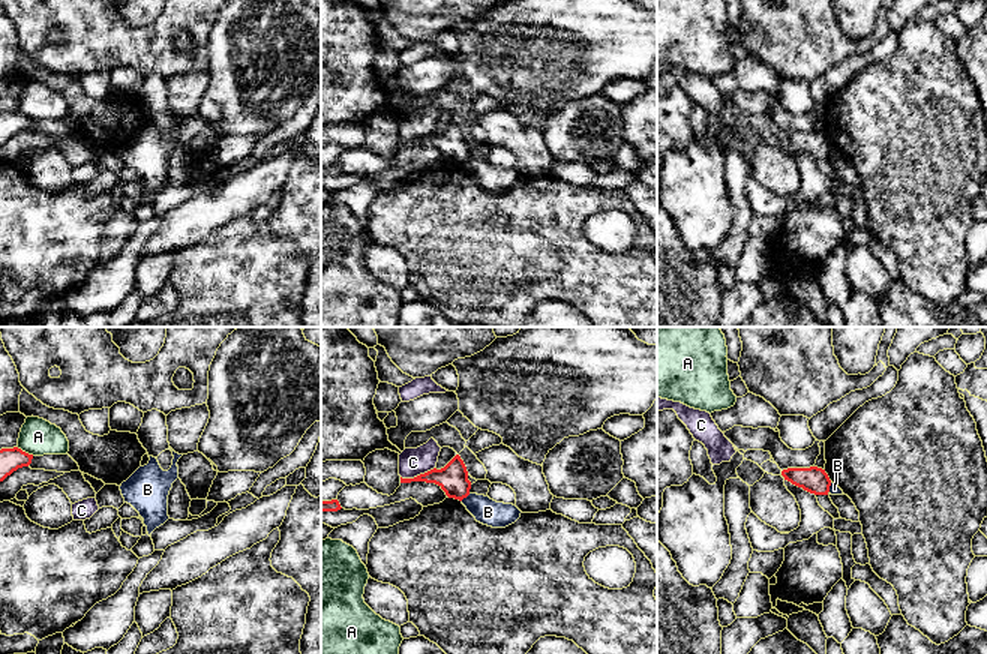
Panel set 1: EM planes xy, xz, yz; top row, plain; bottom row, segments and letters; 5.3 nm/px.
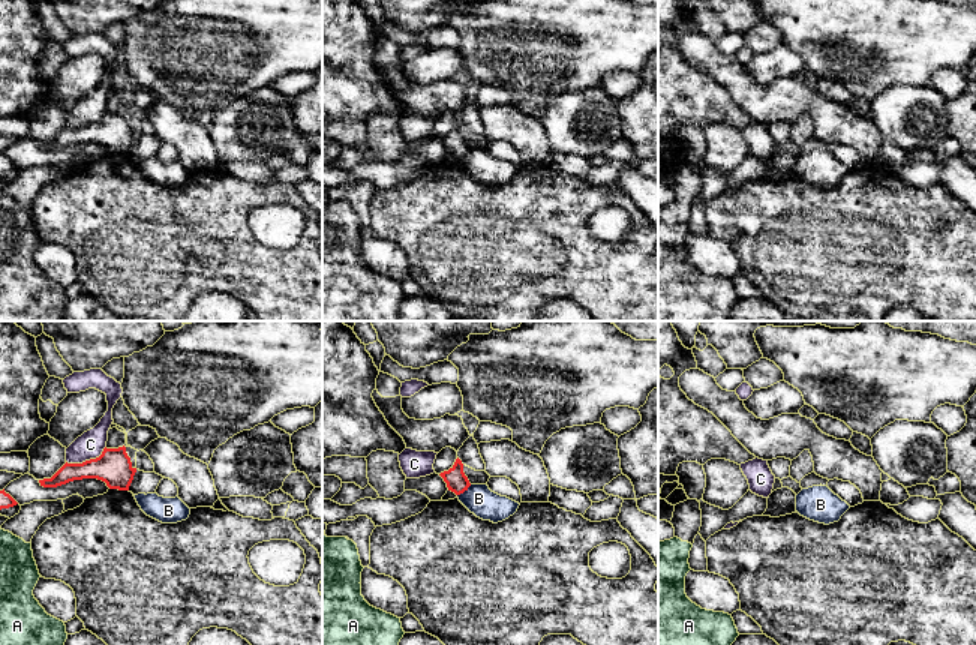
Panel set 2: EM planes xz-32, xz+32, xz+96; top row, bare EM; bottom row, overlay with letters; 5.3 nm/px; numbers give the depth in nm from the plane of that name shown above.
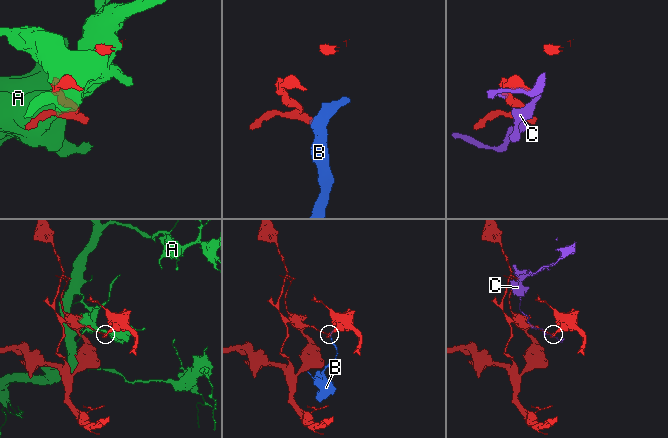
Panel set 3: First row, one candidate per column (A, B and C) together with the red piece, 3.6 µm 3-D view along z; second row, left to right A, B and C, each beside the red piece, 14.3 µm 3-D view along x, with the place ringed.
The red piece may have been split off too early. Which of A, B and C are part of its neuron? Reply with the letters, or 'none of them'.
none of them

